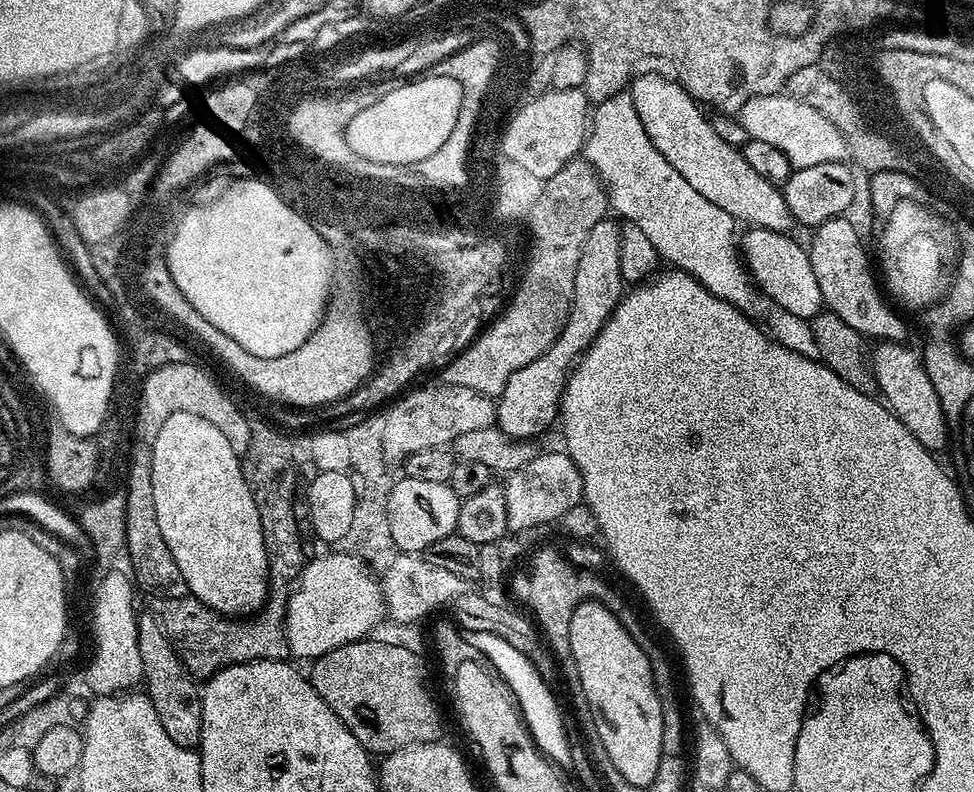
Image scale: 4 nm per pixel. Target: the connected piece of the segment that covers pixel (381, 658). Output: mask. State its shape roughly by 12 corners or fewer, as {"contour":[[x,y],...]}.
{"contour":[[355,640],[311,661],[314,690],[370,754],[441,739],[428,668]]}

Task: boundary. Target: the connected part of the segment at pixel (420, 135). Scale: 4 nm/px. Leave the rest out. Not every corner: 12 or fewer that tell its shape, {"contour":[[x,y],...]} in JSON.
{"contour":[[427,74],[353,116],[374,163],[428,156],[452,128],[458,81]]}

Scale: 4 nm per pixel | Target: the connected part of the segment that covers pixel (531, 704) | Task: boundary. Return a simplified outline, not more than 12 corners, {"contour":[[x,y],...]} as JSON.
{"contour":[[464,632],[513,691],[528,733],[568,763],[570,736],[553,689],[498,634]]}

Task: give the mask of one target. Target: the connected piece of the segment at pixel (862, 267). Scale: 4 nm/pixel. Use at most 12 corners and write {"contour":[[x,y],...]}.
{"contour":[[827,220],[807,245],[824,308],[876,342],[908,328],[860,232]]}

